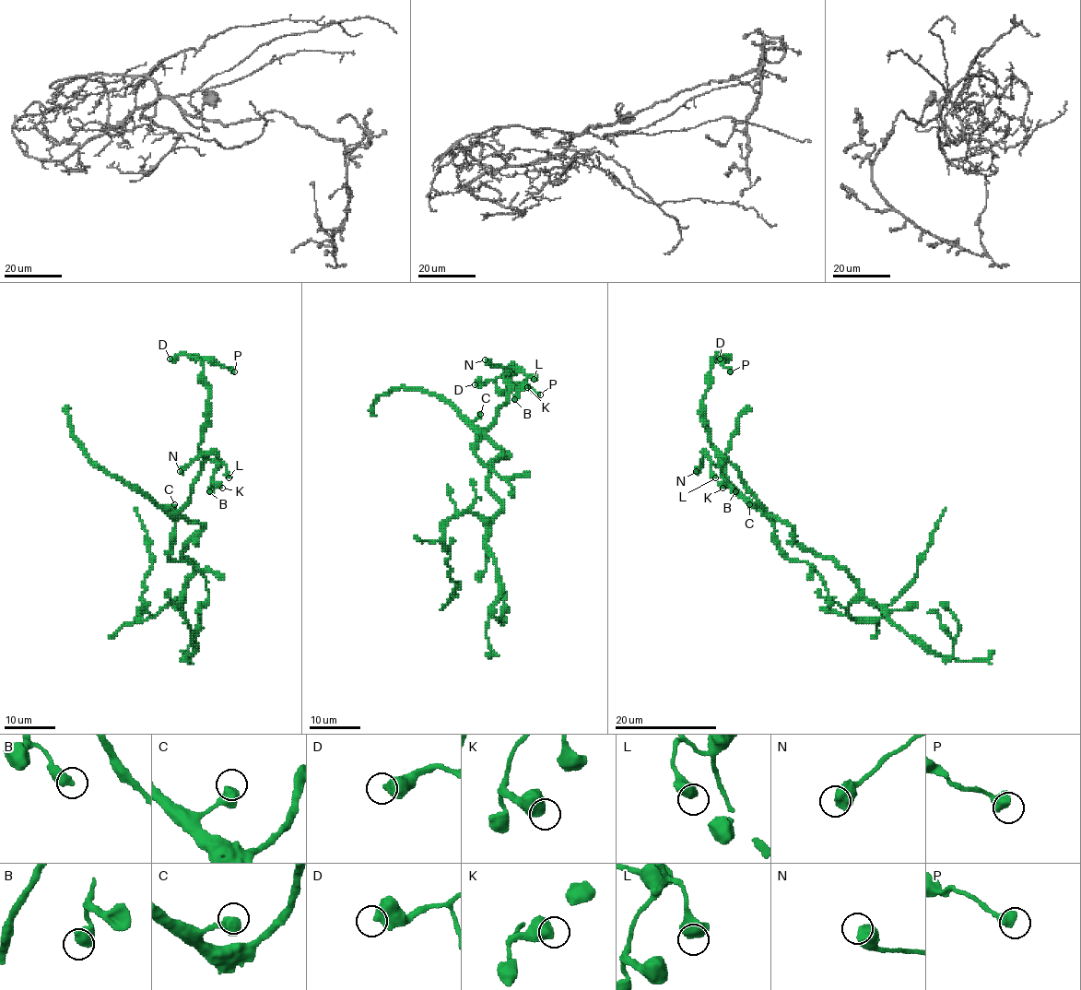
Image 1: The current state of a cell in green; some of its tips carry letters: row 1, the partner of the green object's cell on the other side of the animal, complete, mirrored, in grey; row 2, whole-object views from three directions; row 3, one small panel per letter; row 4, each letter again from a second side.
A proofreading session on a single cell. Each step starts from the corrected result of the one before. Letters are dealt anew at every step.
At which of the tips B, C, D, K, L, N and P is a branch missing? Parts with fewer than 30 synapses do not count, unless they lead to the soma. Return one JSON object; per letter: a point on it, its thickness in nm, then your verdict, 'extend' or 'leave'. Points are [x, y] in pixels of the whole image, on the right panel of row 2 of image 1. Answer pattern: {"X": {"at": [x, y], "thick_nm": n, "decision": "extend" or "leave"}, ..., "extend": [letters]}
{"B": {"at": [735, 491], "thick_nm": 600, "decision": "leave"}, "C": {"at": [749, 504], "thick_nm": 600, "decision": "leave"}, "D": {"at": [720, 359], "thick_nm": 550, "decision": "leave"}, "K": {"at": [722, 488], "thick_nm": 600, "decision": "leave"}, "L": {"at": [715, 477], "thick_nm": 650, "decision": "leave"}, "N": {"at": [696, 471], "thick_nm": 650, "decision": "leave"}, "P": {"at": [730, 371], "thick_nm": 550, "decision": "leave"}, "extend": []}

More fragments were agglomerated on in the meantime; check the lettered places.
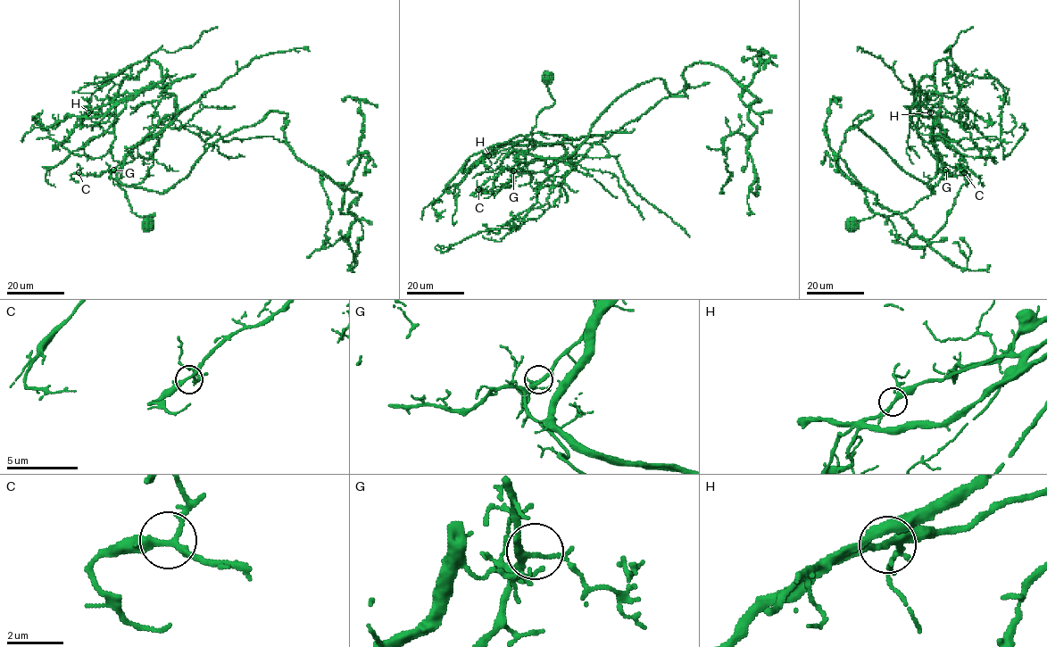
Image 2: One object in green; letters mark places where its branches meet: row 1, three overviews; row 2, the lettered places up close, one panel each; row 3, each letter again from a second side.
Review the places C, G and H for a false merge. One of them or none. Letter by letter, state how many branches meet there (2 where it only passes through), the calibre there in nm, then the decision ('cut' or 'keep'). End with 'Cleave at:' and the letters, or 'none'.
C: 3 | 220 nm | keep
G: 3 | 200 nm | keep
H: 3 | 240 nm | cut
Cleave at: H

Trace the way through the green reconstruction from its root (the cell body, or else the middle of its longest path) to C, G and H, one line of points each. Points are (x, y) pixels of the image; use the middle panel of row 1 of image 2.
C: (549, 77), (547, 87), (554, 103), (537, 116), (526, 156), (519, 154), (518, 163), (504, 168), (478, 189)
G: (549, 77), (547, 87), (554, 103), (537, 116), (526, 156), (518, 155), (519, 162), (511, 168), (513, 170)
H: (549, 77), (554, 103), (537, 116), (526, 156), (511, 168), (557, 159), (575, 166), (560, 144), (488, 155)

